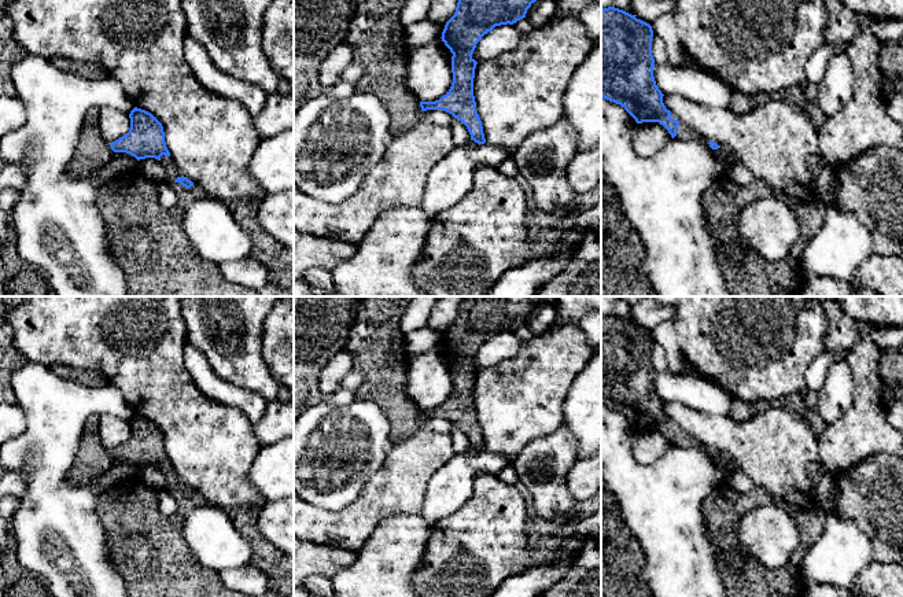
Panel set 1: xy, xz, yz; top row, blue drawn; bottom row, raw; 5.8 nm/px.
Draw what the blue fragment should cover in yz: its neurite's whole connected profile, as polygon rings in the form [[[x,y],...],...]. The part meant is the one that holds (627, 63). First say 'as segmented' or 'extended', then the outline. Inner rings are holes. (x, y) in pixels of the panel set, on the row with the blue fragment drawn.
extended; [[[601,10],[601,96],[620,104],[637,124],[659,122],[672,139],[697,134],[666,108],[653,77],[652,26],[623,10]]]

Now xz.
as segmented; [[[458,0],[454,15],[446,22],[442,32],[442,41],[453,54],[452,73],[453,82],[446,95],[435,102],[420,102],[421,111],[443,110],[461,121],[475,143],[484,144],[484,133],[482,121],[476,111],[473,96],[473,78],[478,62],[472,58],[476,44],[480,38],[491,32],[495,26],[513,25],[526,18],[527,10],[537,0]]]

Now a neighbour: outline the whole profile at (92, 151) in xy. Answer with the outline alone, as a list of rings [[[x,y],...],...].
[[[91,108],[84,119],[80,139],[67,174],[74,178],[91,177],[113,159],[114,151],[99,129],[100,108]]]

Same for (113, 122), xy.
[[[103,107],[99,113],[99,129],[103,139],[111,144],[130,129],[129,114],[118,108]]]

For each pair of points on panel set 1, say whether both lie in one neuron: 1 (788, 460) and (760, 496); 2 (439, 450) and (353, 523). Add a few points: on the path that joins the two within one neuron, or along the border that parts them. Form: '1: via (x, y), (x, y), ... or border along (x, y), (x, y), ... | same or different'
1: border along (755, 485), (760, 486), (773, 498) | different
2: via (417, 461), (375, 504) | same

